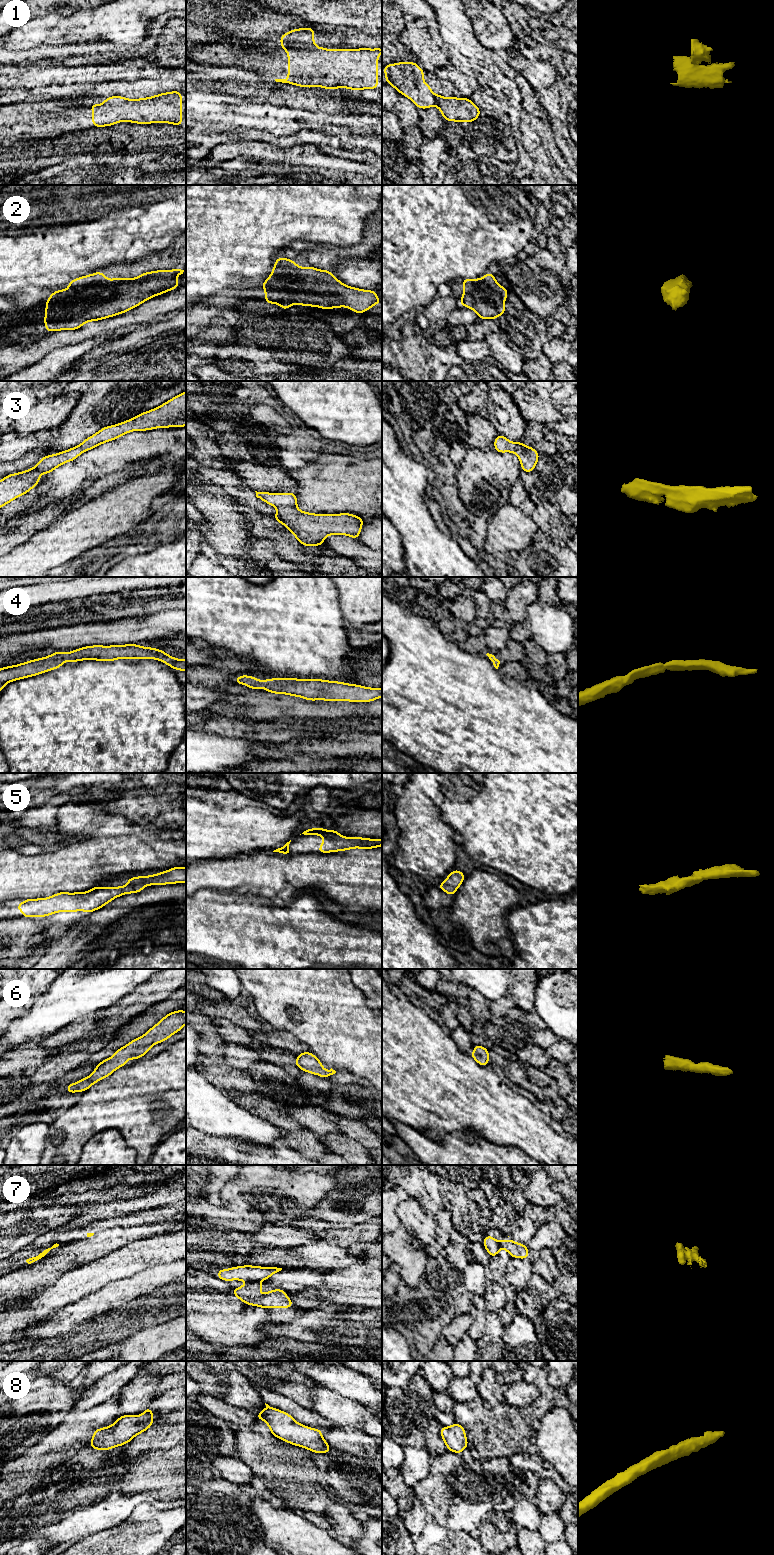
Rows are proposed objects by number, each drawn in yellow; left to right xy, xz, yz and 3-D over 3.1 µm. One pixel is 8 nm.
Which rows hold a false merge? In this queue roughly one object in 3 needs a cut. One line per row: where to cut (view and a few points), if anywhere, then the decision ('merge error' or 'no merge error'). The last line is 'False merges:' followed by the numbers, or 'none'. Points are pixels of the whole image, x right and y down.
1: no cut; no merge error
2: no cut; no merge error
3: no cut; no merge error
4: no cut; no merge error
5: no cut; no merge error
6: no cut; no merge error
7: cut in xz along (249, 1281), (256, 1282); merge error
8: no cut; no merge error
False merges: 7

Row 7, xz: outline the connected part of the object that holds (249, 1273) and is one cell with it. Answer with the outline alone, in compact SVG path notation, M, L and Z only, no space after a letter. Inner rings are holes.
M237 1266L230 1269L220 1269L217 1272L217 1278L224 1281L244 1280L249 1282L258 1282L267 1280L273 1274L281 1271L277 1267L260 1267L260 1266Z

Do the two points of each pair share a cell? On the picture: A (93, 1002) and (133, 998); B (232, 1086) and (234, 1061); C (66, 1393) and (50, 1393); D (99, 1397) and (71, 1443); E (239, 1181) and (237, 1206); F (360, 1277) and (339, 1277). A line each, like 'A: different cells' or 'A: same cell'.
A: different cells
B: different cells
C: same cell
D: different cells
E: same cell
F: same cell

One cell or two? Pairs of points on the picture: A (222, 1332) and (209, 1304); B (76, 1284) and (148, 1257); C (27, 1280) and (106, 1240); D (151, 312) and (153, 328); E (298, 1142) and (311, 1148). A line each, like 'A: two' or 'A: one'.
A: two
B: one
C: one
D: two
E: one

